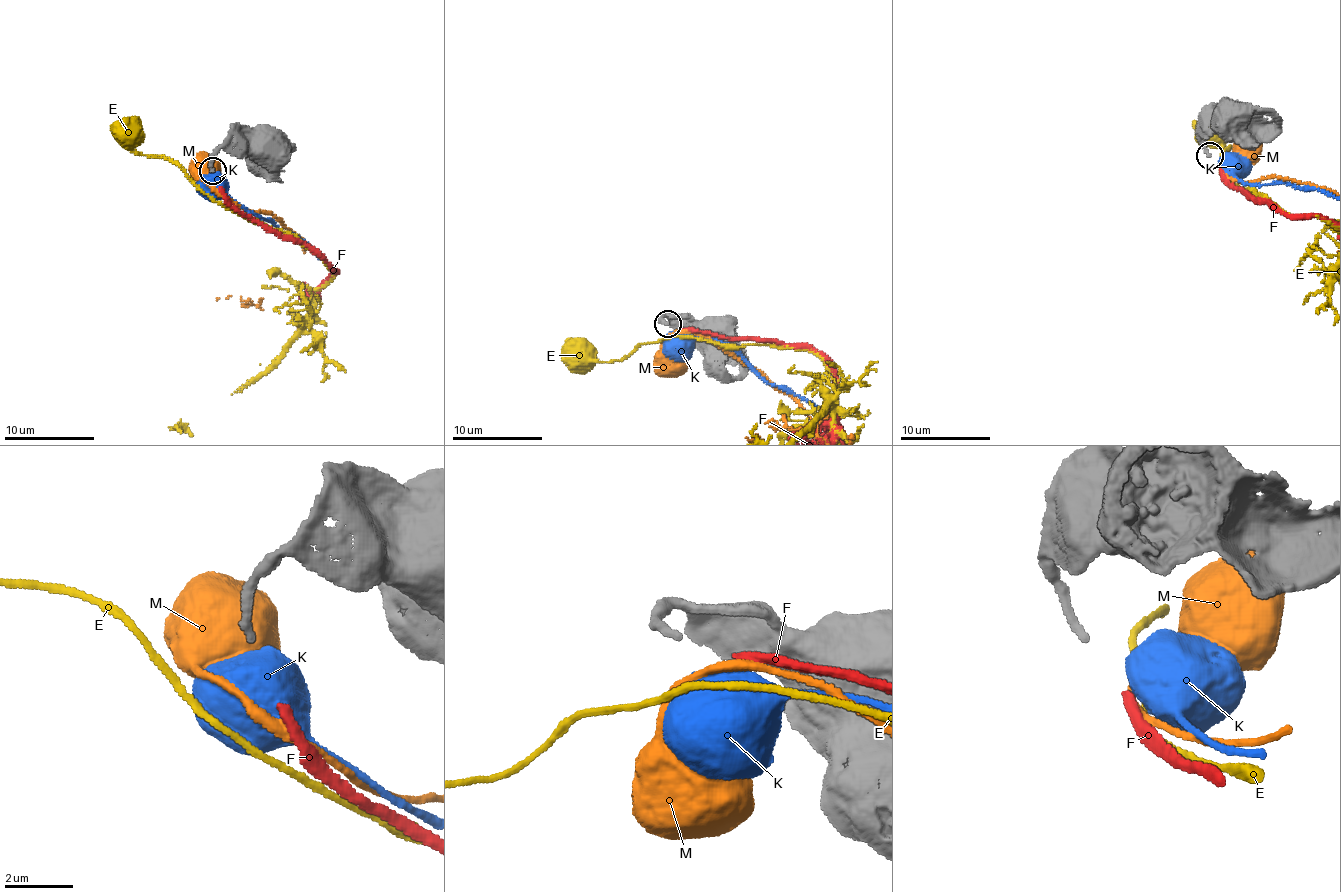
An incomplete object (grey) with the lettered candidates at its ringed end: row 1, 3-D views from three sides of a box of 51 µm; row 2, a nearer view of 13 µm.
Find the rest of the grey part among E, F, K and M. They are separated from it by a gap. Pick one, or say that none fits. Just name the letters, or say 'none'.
F

